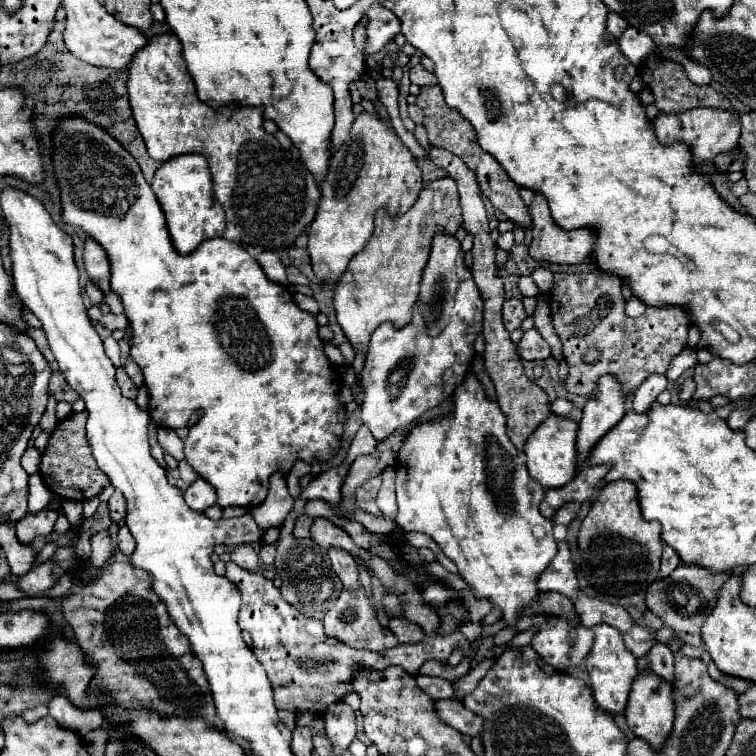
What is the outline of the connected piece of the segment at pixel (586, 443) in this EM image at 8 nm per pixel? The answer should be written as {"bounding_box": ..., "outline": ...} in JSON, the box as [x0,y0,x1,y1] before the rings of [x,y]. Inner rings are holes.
{"bounding_box":[576,374,628,468],"outline":[[[610,374],[602,376],[598,382],[598,390],[594,396],[586,402],[580,418],[580,430],[576,438],[576,454],[578,454],[578,468],[586,464],[586,458],[590,456],[590,450],[598,444],[598,438],[602,434],[608,434],[612,426],[616,426],[624,416],[624,402],[628,400],[626,394],[622,394],[622,388],[618,386],[616,378],[610,378]]]}

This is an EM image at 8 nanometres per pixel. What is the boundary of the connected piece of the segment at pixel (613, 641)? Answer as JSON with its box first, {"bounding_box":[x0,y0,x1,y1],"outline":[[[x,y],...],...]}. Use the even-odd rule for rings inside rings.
{"bounding_box":[586,626,638,716],"outline":[[[594,626],[592,630],[596,634],[596,640],[586,658],[586,666],[588,666],[588,674],[592,682],[592,696],[594,696],[596,706],[602,712],[610,716],[618,716],[626,710],[630,686],[634,678],[638,676],[636,658],[634,654],[630,654],[630,650],[626,650],[626,646],[622,646],[622,632],[614,630],[612,626]]]}

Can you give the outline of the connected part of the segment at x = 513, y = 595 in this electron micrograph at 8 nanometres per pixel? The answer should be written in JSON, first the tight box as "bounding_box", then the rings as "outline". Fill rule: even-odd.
{"bounding_box":[396,374,556,628],"outline":[[[474,374],[454,392],[454,414],[436,418],[426,424],[414,426],[398,454],[396,470],[396,498],[398,516],[396,524],[404,532],[428,534],[442,552],[458,566],[462,578],[476,590],[480,598],[488,598],[504,612],[504,624],[514,628],[520,612],[536,602],[536,576],[556,556],[556,540],[552,522],[538,510],[544,488],[528,474],[526,458],[514,448],[506,434],[506,418],[496,402],[486,398]]]}

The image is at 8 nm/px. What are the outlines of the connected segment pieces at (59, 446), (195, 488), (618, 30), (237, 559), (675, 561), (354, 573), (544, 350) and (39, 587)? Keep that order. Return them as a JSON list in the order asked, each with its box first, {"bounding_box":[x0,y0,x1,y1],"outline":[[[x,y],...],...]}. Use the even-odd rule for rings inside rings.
[{"bounding_box":[40,412,110,502],"outline":[[[80,412],[80,414],[72,414],[70,418],[62,420],[56,426],[56,430],[52,432],[48,446],[42,454],[40,474],[46,482],[46,486],[50,488],[50,492],[56,494],[56,498],[60,498],[60,500],[86,502],[86,500],[98,496],[110,484],[106,474],[102,474],[102,470],[98,470],[98,466],[92,458],[90,444],[86,442],[86,418],[88,418],[88,414]]]},{"bounding_box":[184,478,217,512],"outline":[[[198,478],[196,482],[192,482],[192,484],[188,486],[184,498],[186,498],[186,504],[188,504],[192,510],[199,512],[204,512],[206,508],[216,504],[217,500],[214,488],[212,488],[206,480],[202,480],[202,478]]]},{"bounding_box":[608,12,628,38],"outline":[[[614,12],[608,14],[608,32],[614,34],[614,38],[620,38],[626,28],[628,28],[628,22],[622,16],[618,16]]]},{"bounding_box":[230,546,258,570],"outline":[[[238,546],[230,552],[230,560],[234,564],[238,564],[240,568],[246,568],[246,570],[254,570],[258,566],[258,554],[252,546]]]},{"bounding_box":[660,546,680,578],"outline":[[[664,546],[664,554],[662,554],[662,568],[660,568],[660,574],[662,574],[662,578],[666,578],[666,576],[670,576],[672,574],[672,570],[676,568],[676,566],[680,566],[680,558],[678,558],[678,554],[670,548],[670,546]]]},{"bounding_box":[328,550,360,590],"outline":[[[328,550],[328,556],[332,560],[332,566],[334,566],[334,572],[338,574],[338,578],[342,580],[344,588],[348,590],[358,590],[360,586],[360,580],[358,580],[358,568],[356,568],[356,562],[350,554],[344,554],[344,550]]]},{"bounding_box":[516,328,550,360],"outline":[[[536,328],[524,332],[522,340],[516,344],[516,352],[520,354],[522,360],[544,360],[550,356],[550,346],[546,340],[540,336]]]},{"bounding_box":[8,562,56,596],"outline":[[[44,562],[44,564],[36,566],[32,572],[28,572],[22,578],[8,576],[8,580],[18,584],[18,588],[24,590],[28,596],[40,596],[56,584],[56,580],[52,576],[52,562]]]}]

